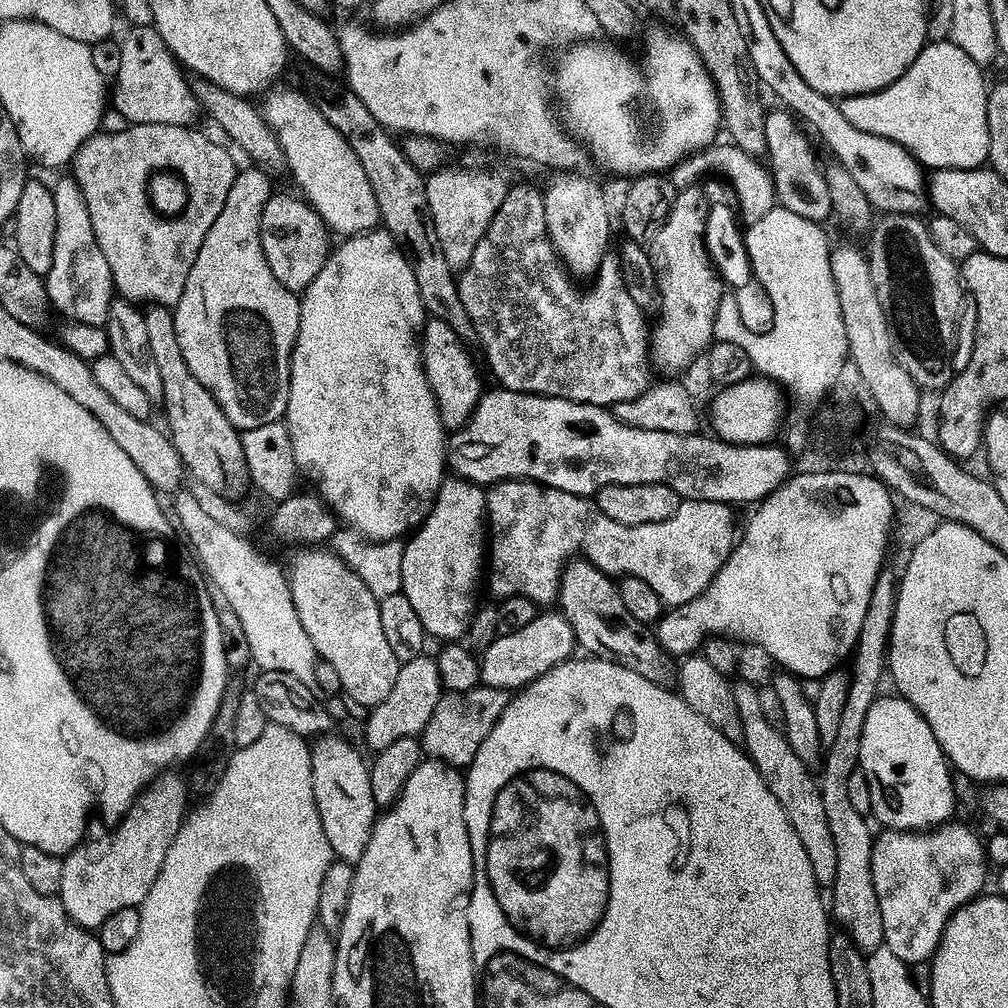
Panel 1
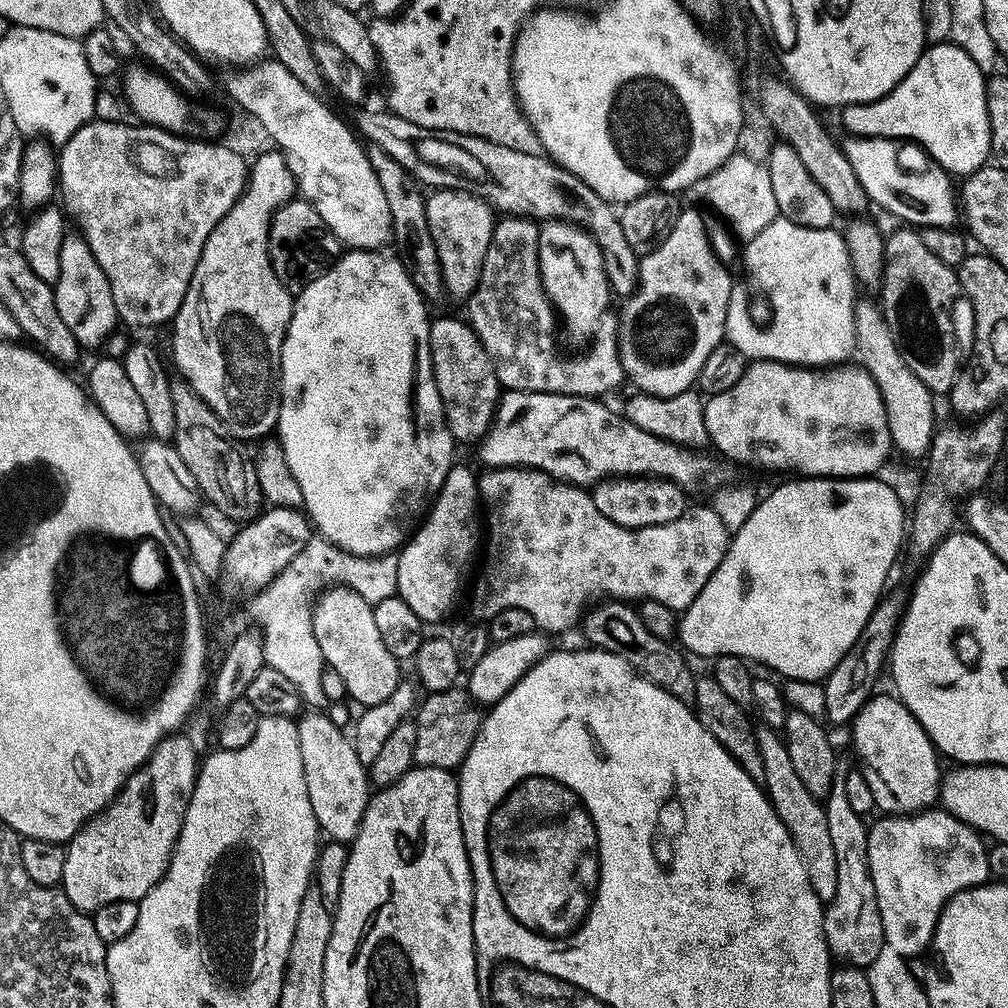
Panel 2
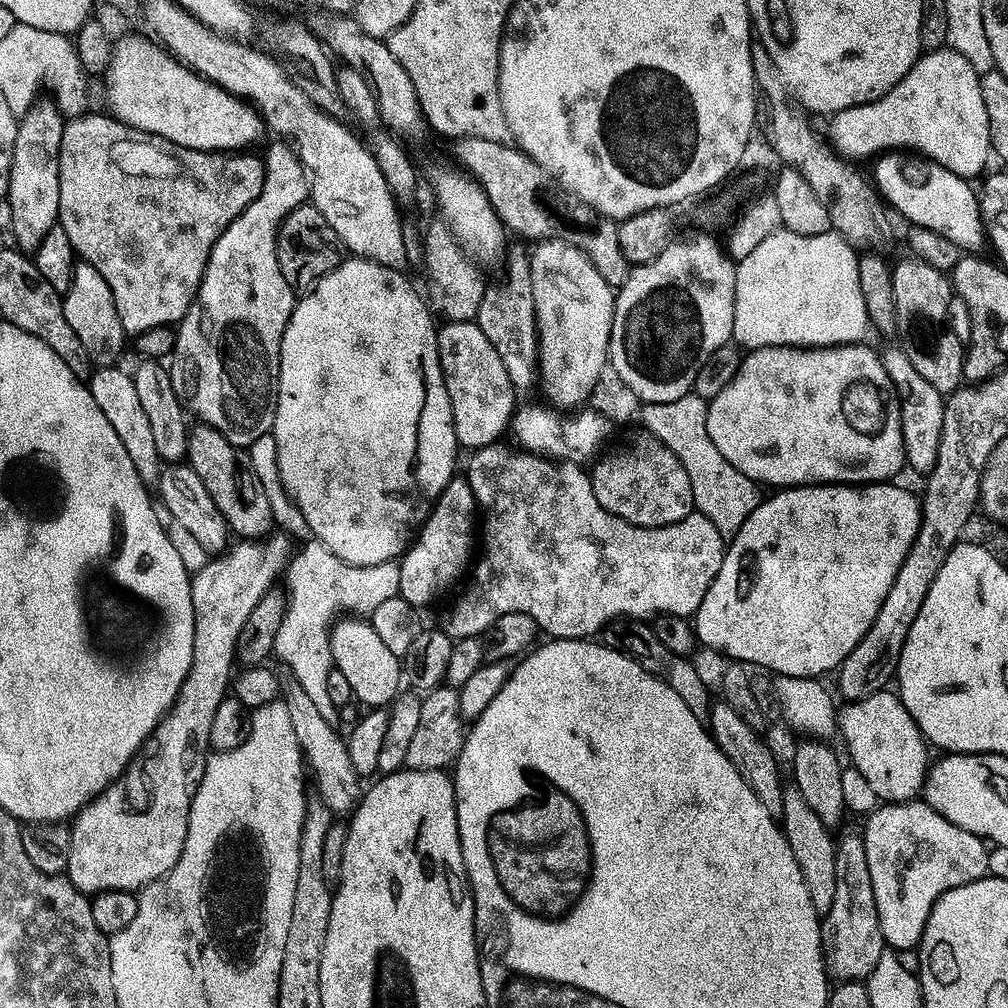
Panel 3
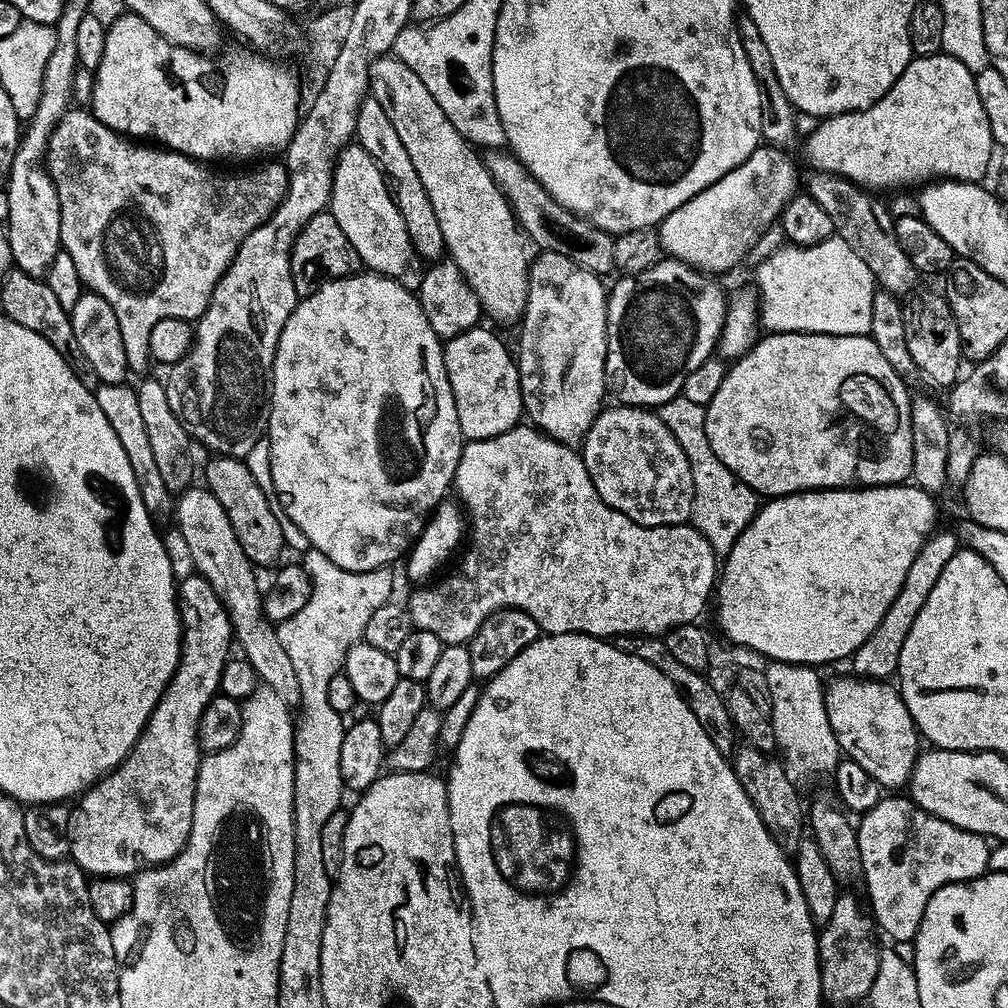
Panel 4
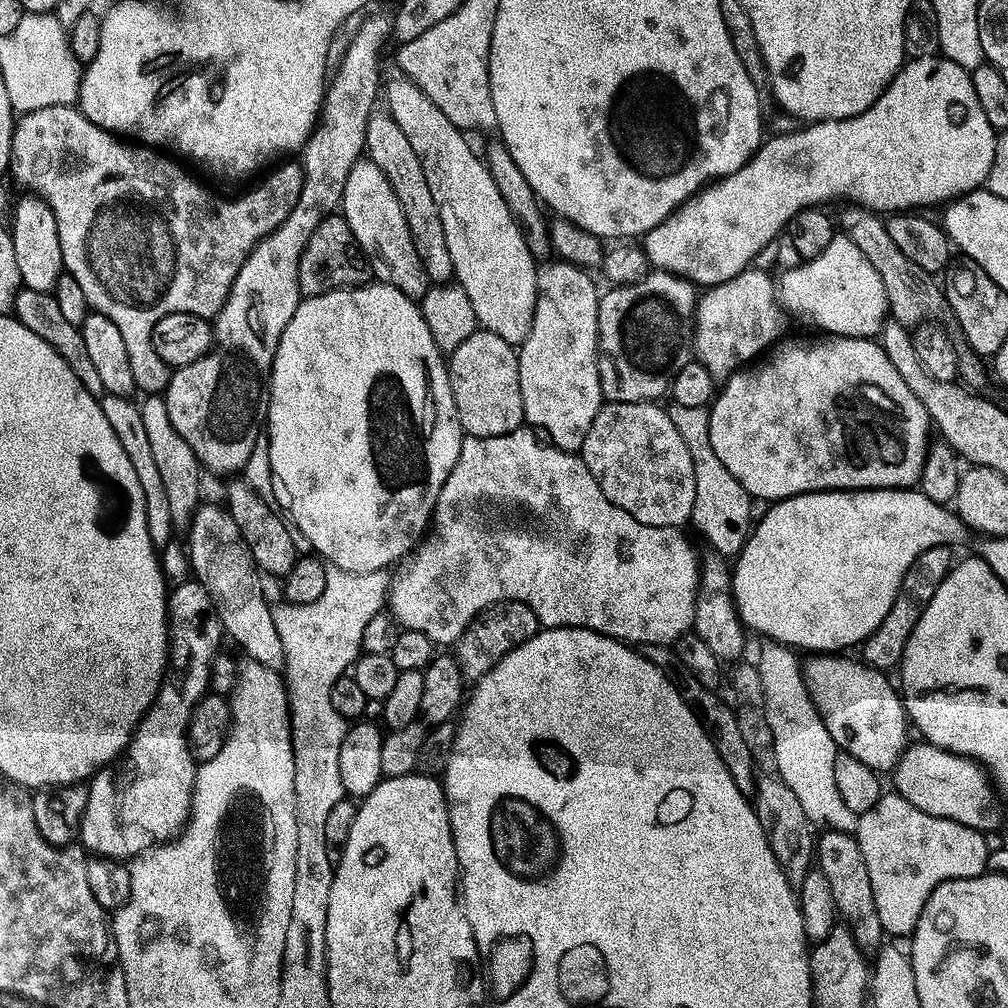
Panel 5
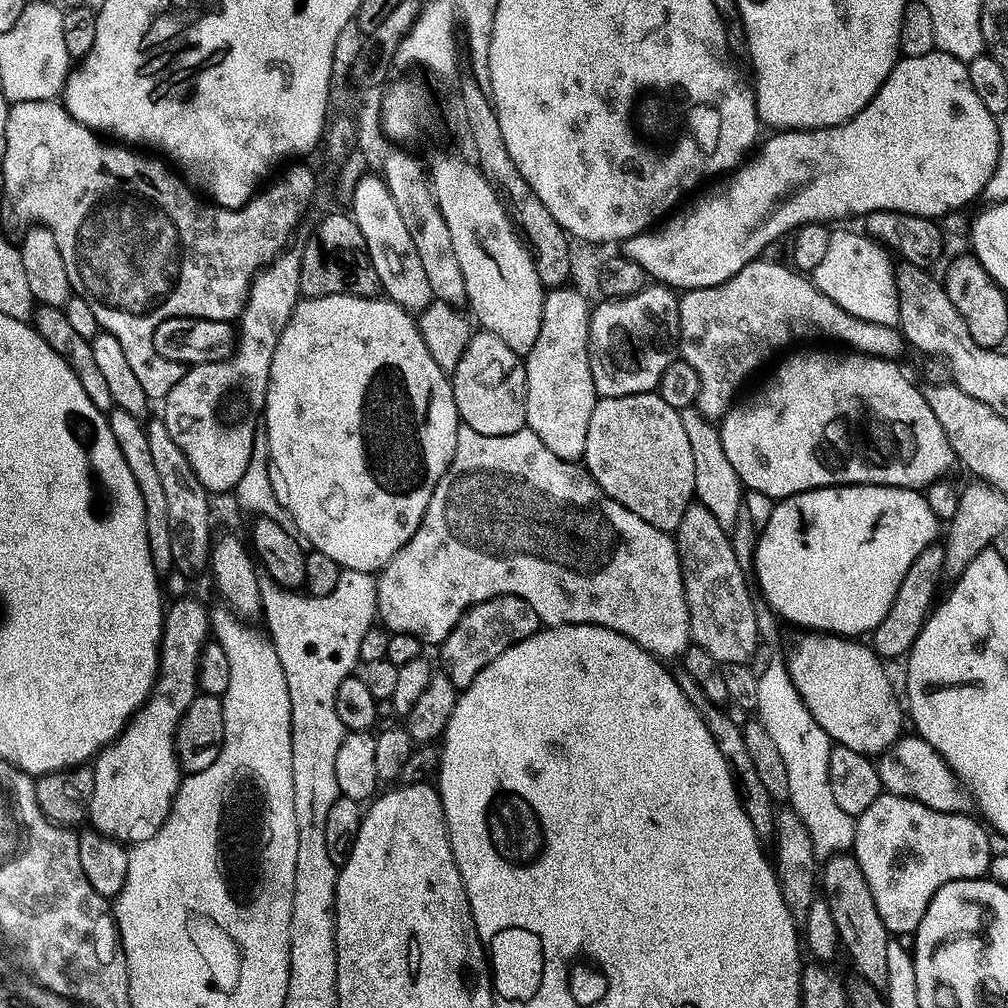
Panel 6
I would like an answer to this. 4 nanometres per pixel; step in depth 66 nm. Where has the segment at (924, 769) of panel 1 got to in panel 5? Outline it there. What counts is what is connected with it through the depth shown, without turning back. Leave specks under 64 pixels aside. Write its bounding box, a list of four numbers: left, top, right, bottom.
[802,654,910,774]

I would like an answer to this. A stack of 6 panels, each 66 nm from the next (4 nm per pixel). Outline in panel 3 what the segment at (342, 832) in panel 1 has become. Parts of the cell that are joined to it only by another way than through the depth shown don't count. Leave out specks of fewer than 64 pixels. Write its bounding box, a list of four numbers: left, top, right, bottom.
[282,679,362,813]

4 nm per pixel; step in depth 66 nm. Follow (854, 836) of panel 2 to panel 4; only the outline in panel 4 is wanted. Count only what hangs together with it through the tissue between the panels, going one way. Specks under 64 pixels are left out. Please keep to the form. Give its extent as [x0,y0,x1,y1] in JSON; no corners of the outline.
[816,894,882,1004]

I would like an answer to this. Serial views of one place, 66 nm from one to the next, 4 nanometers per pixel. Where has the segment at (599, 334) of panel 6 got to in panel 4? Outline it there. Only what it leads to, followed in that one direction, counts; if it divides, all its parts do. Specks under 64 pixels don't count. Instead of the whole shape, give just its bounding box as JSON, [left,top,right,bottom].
[605,264,728,408]

